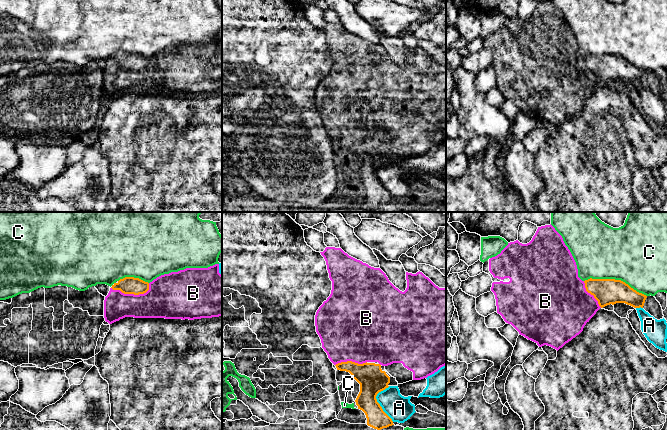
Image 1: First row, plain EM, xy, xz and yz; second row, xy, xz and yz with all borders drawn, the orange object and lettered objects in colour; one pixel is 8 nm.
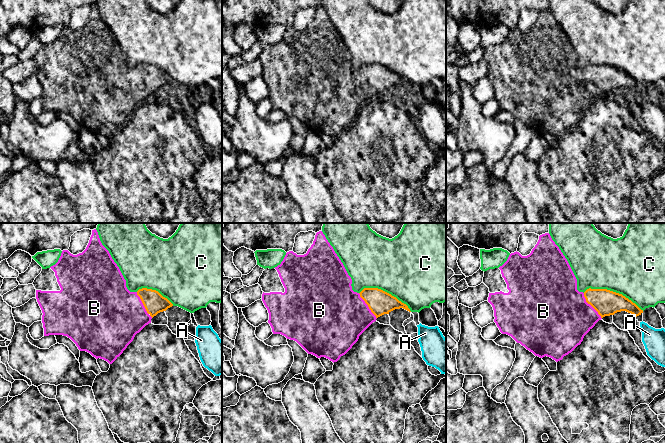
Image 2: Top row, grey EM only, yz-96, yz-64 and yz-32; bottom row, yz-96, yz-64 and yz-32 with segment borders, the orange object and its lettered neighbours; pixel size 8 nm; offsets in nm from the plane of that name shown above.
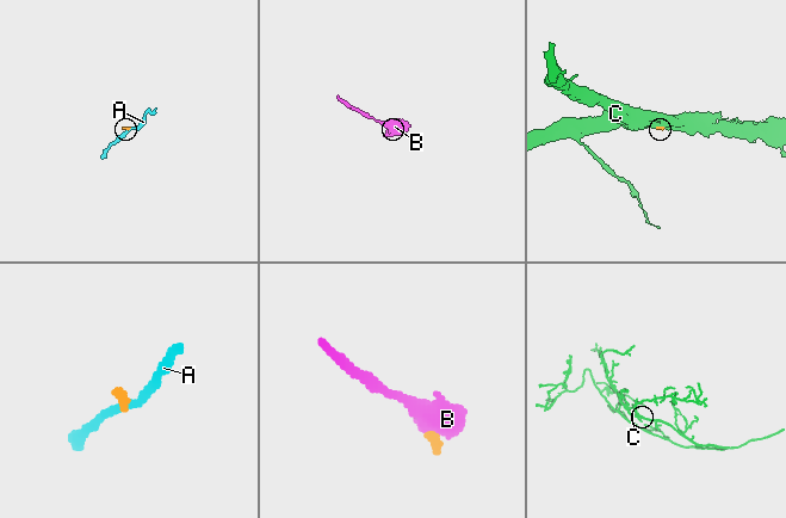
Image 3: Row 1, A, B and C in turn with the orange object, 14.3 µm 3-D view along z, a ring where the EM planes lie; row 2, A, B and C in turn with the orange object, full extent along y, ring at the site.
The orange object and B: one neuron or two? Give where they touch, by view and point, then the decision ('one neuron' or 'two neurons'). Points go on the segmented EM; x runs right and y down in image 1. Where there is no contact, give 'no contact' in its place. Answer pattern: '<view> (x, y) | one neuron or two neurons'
xy (132, 293) | one neuron

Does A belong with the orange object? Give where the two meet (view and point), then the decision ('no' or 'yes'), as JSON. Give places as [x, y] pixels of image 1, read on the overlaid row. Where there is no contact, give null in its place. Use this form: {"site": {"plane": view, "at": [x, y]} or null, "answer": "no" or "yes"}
{"site": {"plane": "xz", "at": [377, 402]}, "answer": "no"}

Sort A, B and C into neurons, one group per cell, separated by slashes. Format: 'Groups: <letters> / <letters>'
Groups: A / B / C

